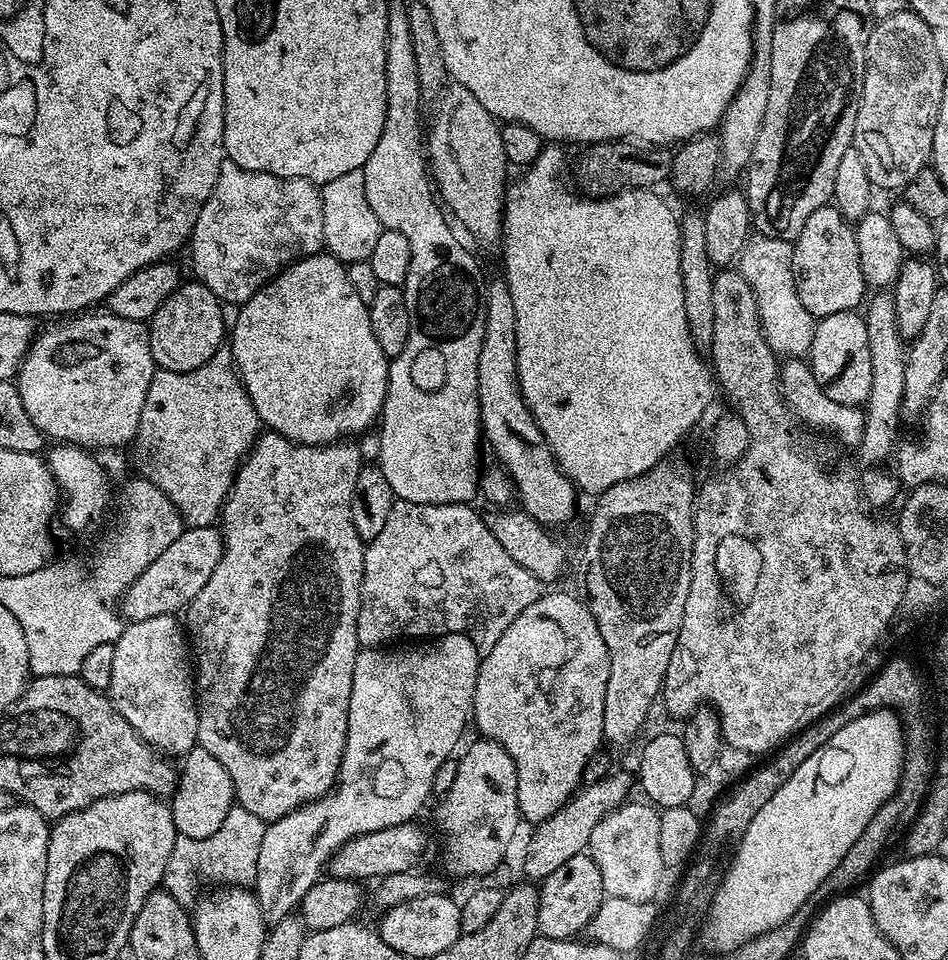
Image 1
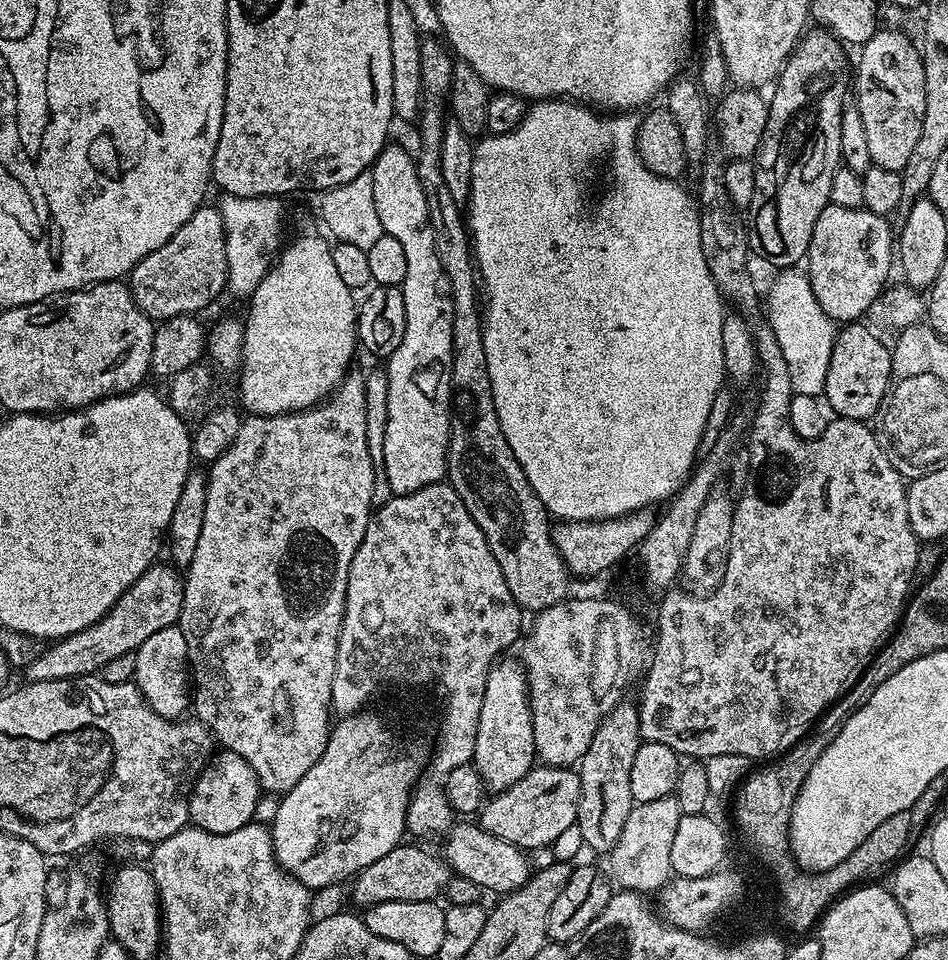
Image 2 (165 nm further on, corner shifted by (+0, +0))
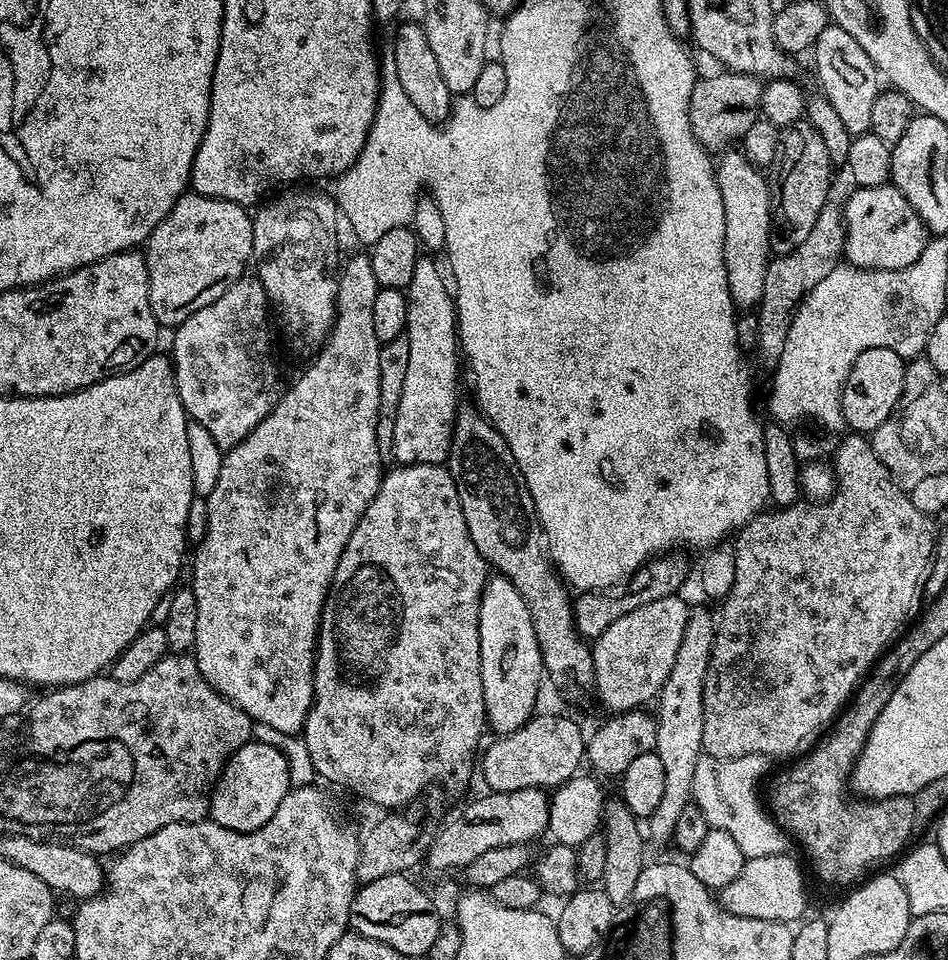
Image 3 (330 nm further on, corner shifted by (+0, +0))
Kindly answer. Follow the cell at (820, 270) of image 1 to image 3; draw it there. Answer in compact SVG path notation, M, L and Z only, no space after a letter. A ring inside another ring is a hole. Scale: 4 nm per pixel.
M889 182L882 186L856 188L853 196L843 201L844 255L843 259L854 268L874 270L902 270L922 254L930 239L922 218L906 202L906 198Z

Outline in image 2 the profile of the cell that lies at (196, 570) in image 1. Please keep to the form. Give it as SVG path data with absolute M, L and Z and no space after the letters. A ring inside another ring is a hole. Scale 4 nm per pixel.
M157 562L148 568L146 574L142 574L142 578L138 578L138 582L134 582L134 586L130 586L130 590L126 590L118 602L114 602L112 609L97 624L45 647L48 649L41 656L29 662L23 679L28 682L50 682L58 678L99 673L110 658L135 652L142 642L146 642L146 638L150 638L150 634L173 627L180 618L184 585L181 573L165 564Z

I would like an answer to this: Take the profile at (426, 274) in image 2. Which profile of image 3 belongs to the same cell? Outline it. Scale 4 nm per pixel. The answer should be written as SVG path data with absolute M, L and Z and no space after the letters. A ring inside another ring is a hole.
M421 258L414 266L414 278L410 278L406 289L410 363L406 366L406 383L402 386L402 398L394 418L391 455L396 456L397 465L444 464L450 454L456 421L456 379L460 372L462 376L462 364L458 359L456 301L445 273L443 276L439 266L428 259L432 258Z

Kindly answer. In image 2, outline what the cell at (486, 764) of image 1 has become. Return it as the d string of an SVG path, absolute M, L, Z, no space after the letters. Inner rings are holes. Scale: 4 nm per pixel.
M497 659L486 678L486 694L482 698L482 714L478 722L478 738L474 742L471 763L493 793L514 786L534 767L536 747L532 729L532 701L528 698L528 675L519 659Z

